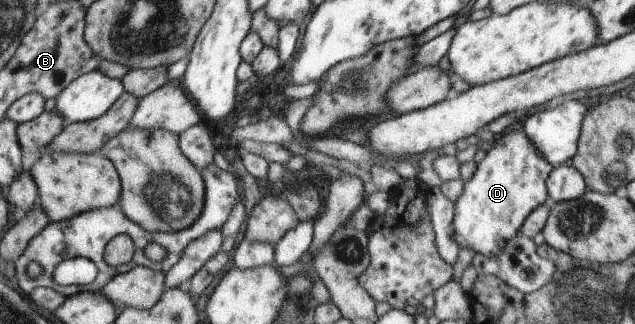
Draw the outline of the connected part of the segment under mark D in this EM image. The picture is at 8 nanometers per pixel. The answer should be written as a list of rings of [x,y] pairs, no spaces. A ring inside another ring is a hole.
[[[509,131],[503,137],[496,137],[494,147],[477,165],[473,177],[464,183],[463,193],[454,204],[452,239],[459,249],[471,249],[485,258],[502,253],[521,232],[527,217],[549,201],[546,185],[553,169],[525,131]]]

